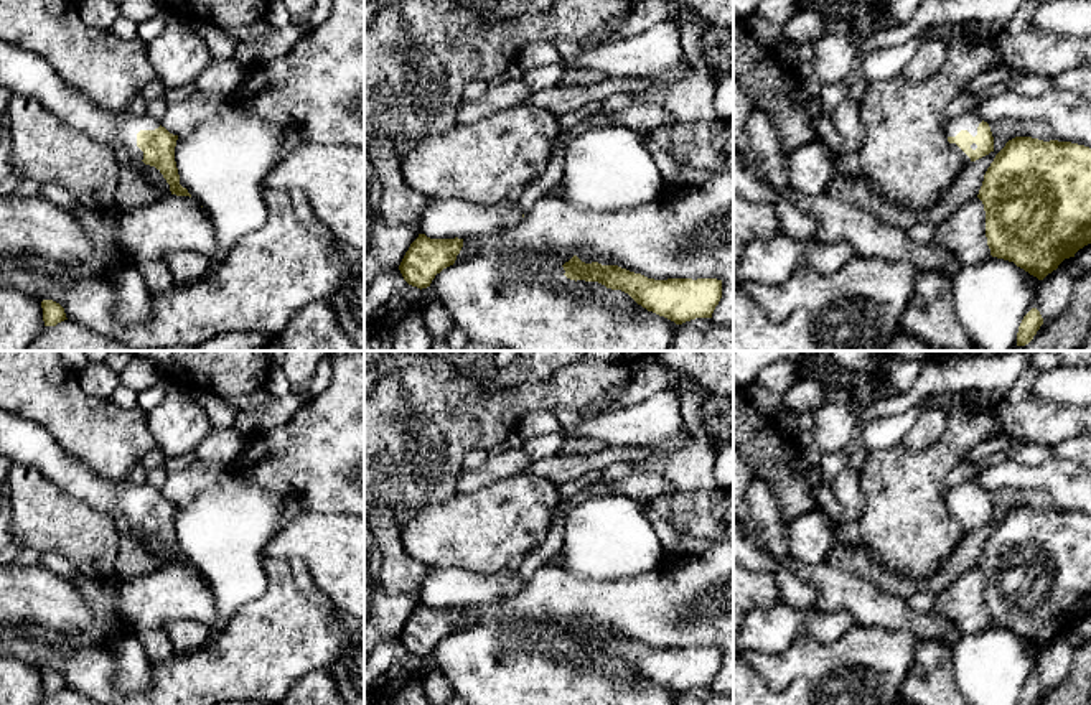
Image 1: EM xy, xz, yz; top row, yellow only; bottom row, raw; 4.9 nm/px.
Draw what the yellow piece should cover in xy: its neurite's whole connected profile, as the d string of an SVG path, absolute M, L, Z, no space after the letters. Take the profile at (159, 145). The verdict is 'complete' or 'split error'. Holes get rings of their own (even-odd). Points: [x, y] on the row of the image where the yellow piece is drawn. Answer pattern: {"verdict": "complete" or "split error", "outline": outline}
{"verdict": "split error", "outline": "M2 40L0 86L8 89L12 94L20 94L40 100L56 117L58 122L79 130L97 143L110 147L115 153L155 166L170 184L171 194L191 198L188 189L180 184L180 175L175 161L175 147L178 135L170 133L160 122L157 122L150 115L135 115L130 112L110 114L101 110L84 94L68 86L46 59L25 48L13 46Z"}

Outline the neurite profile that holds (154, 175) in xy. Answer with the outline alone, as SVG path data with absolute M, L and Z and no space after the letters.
M132 160L142 175L160 191L160 194L171 193L170 184L155 166L145 165L143 161Z

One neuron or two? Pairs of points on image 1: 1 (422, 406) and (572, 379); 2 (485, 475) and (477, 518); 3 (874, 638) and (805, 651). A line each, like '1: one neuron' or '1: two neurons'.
1: one neuron
2: two neurons
3: one neuron

